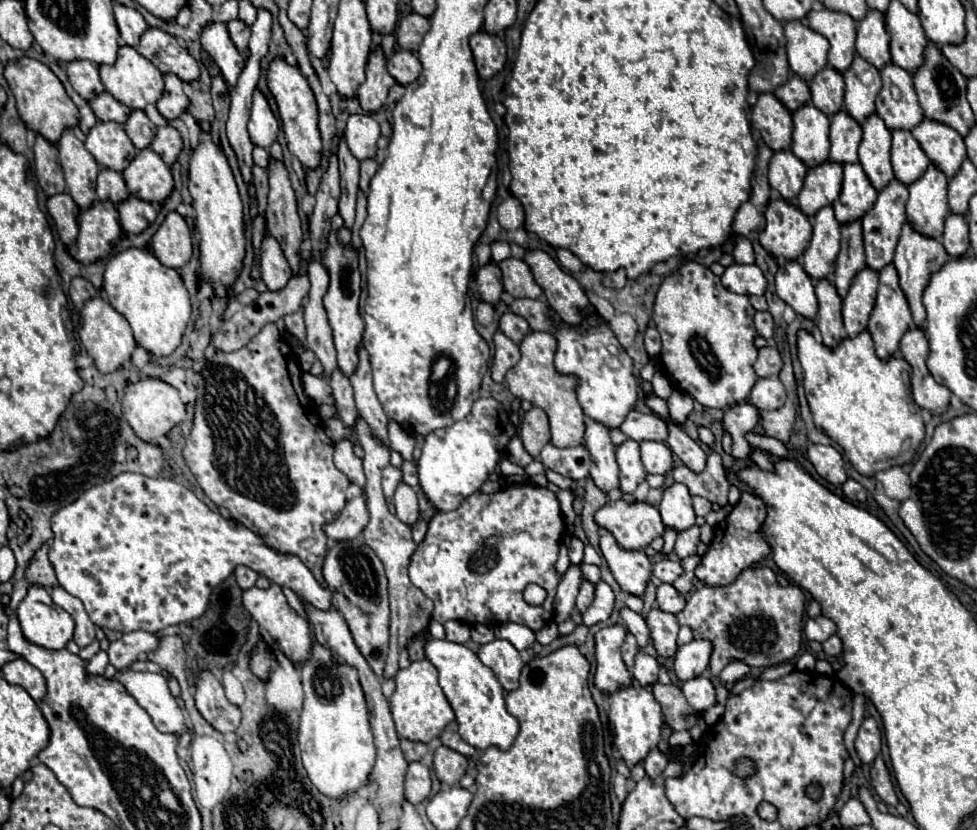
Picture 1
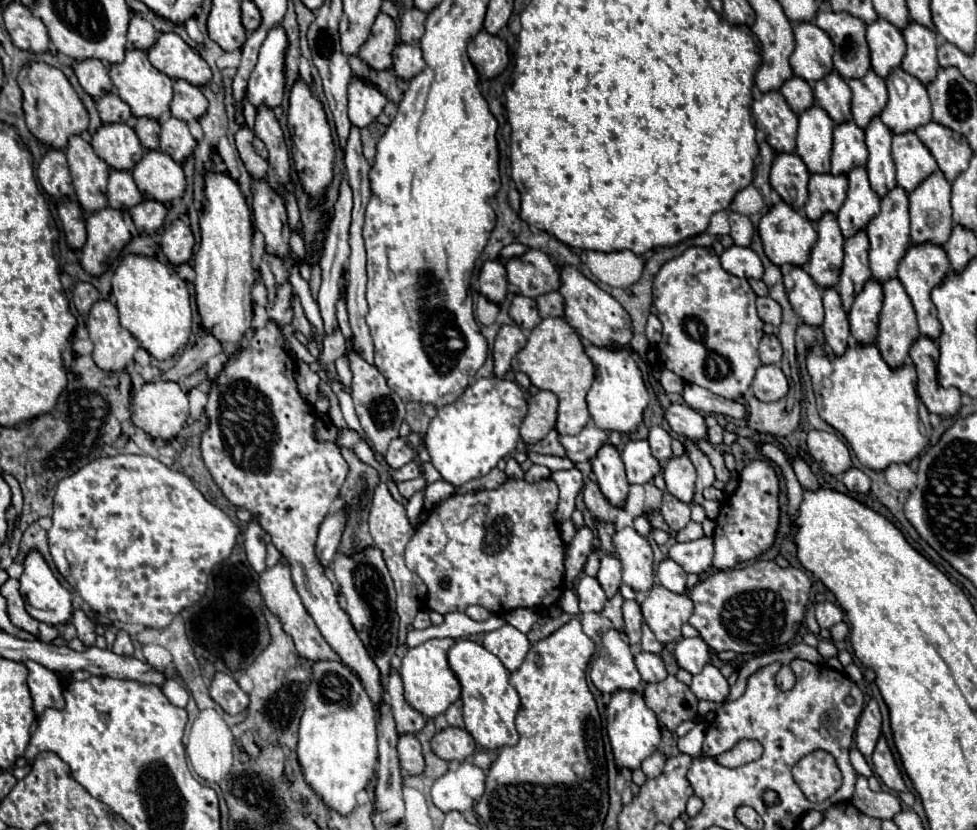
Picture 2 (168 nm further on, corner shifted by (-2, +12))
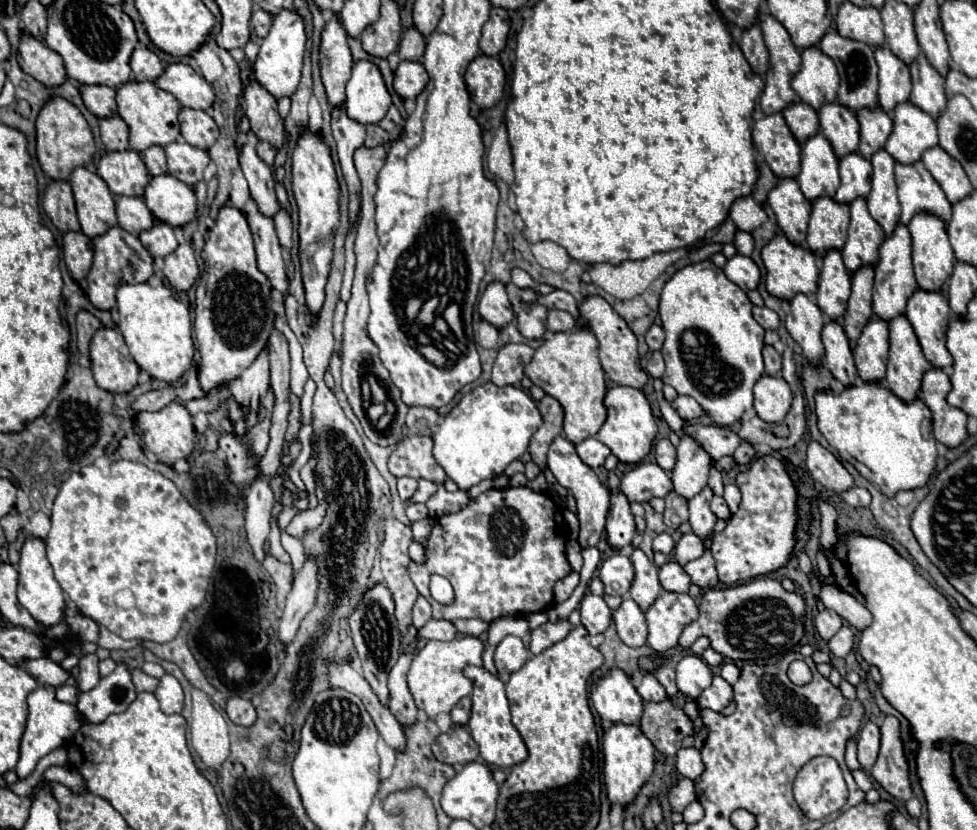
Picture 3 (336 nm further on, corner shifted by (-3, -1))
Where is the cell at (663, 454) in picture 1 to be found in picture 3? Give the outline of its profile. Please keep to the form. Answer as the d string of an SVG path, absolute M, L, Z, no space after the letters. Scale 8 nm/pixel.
M668 438L660 440L654 448L654 456L656 456L656 464L664 470L664 472L670 472L674 468L674 462L676 462L676 448L670 444Z

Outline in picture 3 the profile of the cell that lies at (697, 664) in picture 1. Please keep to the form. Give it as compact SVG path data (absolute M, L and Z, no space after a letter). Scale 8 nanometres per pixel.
M690 654L678 662L676 684L682 694L696 698L696 696L700 696L700 692L704 688L708 688L710 682L712 682L712 672L710 672L708 664L704 662L704 658Z

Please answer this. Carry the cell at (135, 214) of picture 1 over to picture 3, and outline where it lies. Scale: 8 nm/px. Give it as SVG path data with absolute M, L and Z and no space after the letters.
M156 220L156 224L150 230L140 232L140 242L144 244L144 248L154 256L154 258L164 258L168 252L172 252L172 248L176 248L176 238L174 232L168 224Z

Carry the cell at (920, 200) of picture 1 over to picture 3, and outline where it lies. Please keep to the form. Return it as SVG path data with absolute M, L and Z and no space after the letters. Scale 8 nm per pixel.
M916 212L916 216L908 224L908 230L912 234L912 248L914 248L912 258L914 258L914 272L918 286L924 290L940 290L946 284L948 276L952 274L952 266L956 262L954 250L946 234L946 222L936 214Z

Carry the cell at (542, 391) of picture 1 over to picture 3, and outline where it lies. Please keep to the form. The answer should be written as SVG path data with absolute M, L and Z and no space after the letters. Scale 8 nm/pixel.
M566 330L550 334L542 346L536 350L534 358L524 366L524 374L542 388L548 396L556 398L564 408L564 438L572 444L596 436L600 426L606 420L604 412L604 394L606 394L606 376L598 360L598 340L592 332L586 330Z

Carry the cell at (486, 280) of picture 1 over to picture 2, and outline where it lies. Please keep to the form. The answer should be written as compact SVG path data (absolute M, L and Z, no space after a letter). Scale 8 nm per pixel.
M485 261L479 273L481 295L493 303L501 303L507 295L507 271L501 261Z

